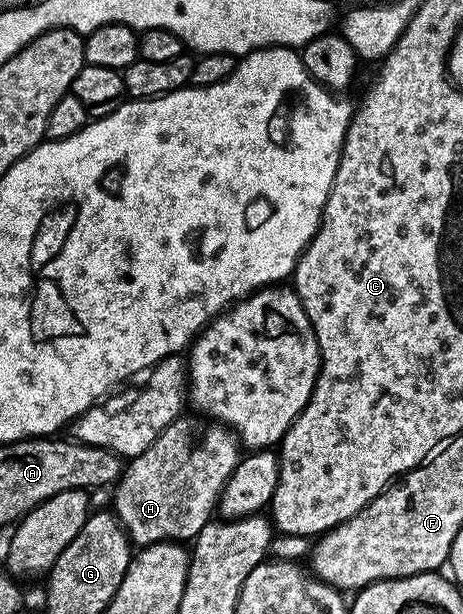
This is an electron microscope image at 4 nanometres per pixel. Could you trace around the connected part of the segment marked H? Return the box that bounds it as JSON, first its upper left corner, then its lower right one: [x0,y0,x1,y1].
[112,416,240,547]

